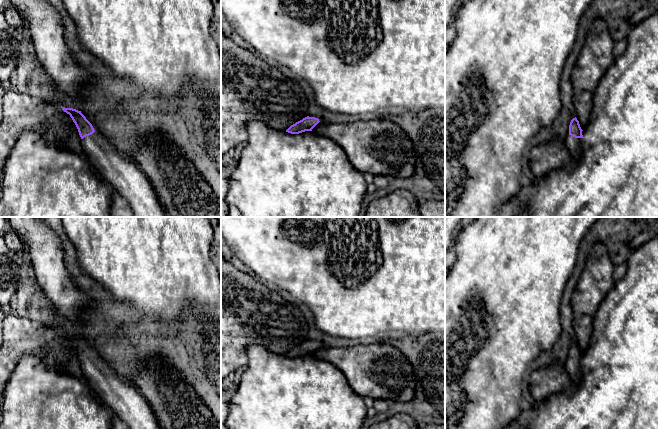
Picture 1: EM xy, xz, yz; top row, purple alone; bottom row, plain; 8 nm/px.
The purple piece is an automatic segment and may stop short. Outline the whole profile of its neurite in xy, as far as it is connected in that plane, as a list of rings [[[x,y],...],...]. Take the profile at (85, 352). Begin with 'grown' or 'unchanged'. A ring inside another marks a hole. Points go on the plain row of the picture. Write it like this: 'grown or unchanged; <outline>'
grown; [[[62,330],[61,332],[75,347],[88,386],[100,399],[102,405],[108,406],[130,429],[161,429],[152,408],[134,386],[125,383],[109,366],[97,359],[92,348],[81,335]]]

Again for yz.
grown; [[[573,342],[569,349],[569,359],[566,361],[567,373],[572,385],[577,385],[581,377],[581,368],[584,364],[577,342]]]

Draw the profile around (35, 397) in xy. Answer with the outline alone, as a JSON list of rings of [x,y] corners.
[[[25,356],[8,380],[1,402],[0,429],[112,429],[115,413],[102,405],[79,379],[47,368],[35,356]]]

